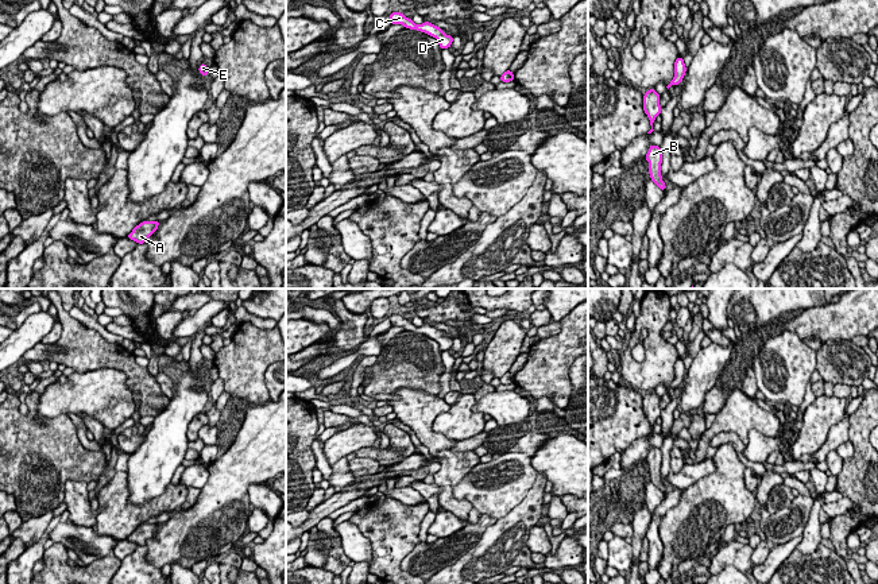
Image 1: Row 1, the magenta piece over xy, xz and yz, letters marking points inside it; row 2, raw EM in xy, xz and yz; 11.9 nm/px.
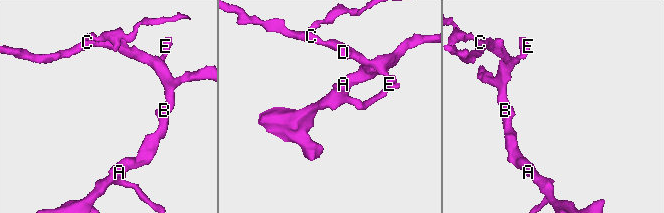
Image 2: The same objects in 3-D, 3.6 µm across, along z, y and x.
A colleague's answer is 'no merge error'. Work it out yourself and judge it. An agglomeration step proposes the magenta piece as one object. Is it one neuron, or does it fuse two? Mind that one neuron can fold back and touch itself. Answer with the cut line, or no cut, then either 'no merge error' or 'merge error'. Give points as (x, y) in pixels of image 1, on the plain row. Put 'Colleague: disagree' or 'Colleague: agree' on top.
Colleague: agree
no cut; no merge error

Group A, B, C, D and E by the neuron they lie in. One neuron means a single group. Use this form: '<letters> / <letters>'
A B C D E

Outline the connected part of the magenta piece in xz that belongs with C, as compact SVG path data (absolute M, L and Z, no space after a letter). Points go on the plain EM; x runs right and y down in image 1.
M391 314L390 321L391 326L402 326L405 330L417 332L436 340L442 352L449 351L452 348L453 339L446 337L442 330L434 328L433 325L423 324L422 326L415 326L410 320L406 320L402 314Z

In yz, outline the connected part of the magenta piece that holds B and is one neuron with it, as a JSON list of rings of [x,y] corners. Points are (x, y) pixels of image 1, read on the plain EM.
[[[651,446],[649,449],[649,453],[645,459],[645,461],[649,464],[649,476],[650,481],[661,491],[665,492],[666,487],[662,483],[661,477],[661,465],[662,465],[662,452],[660,448]]]

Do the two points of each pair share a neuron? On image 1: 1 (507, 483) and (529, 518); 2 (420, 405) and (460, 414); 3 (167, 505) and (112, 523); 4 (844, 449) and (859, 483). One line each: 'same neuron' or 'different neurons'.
1: different neurons
2: different neurons
3: same neuron
4: different neurons

